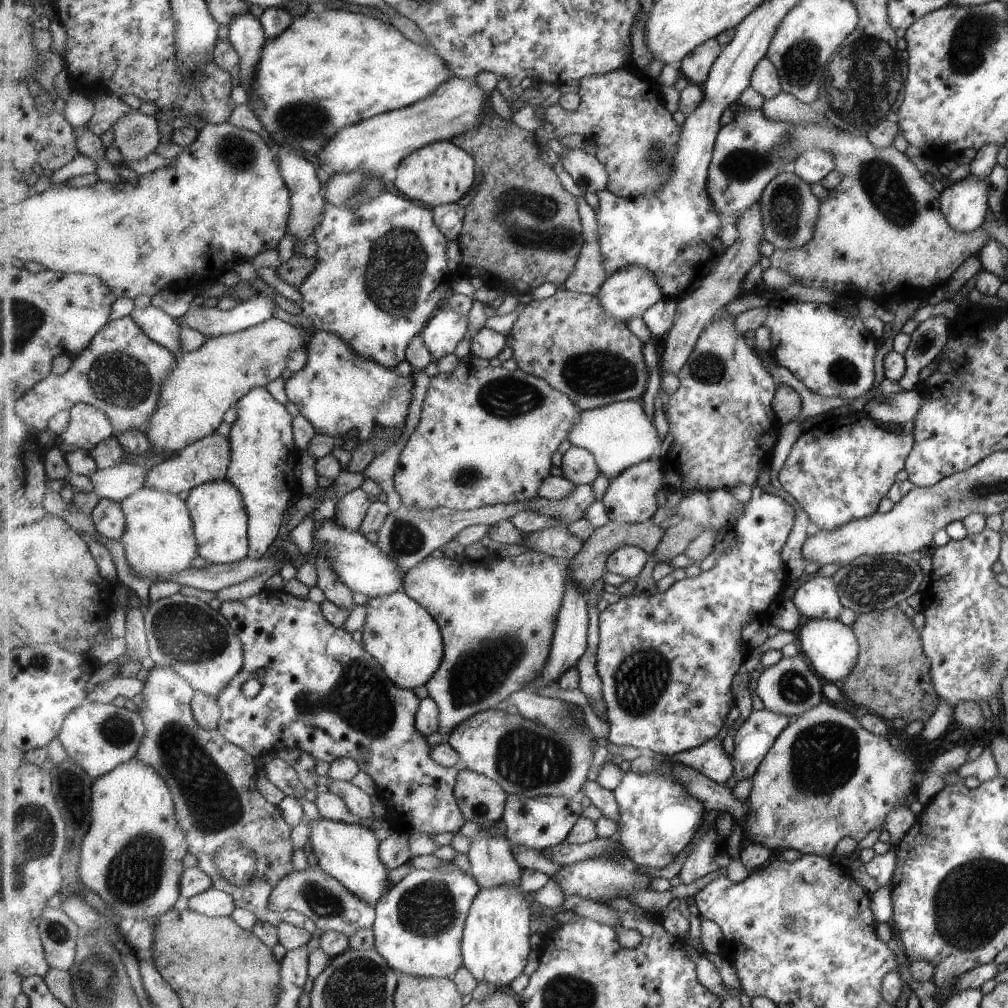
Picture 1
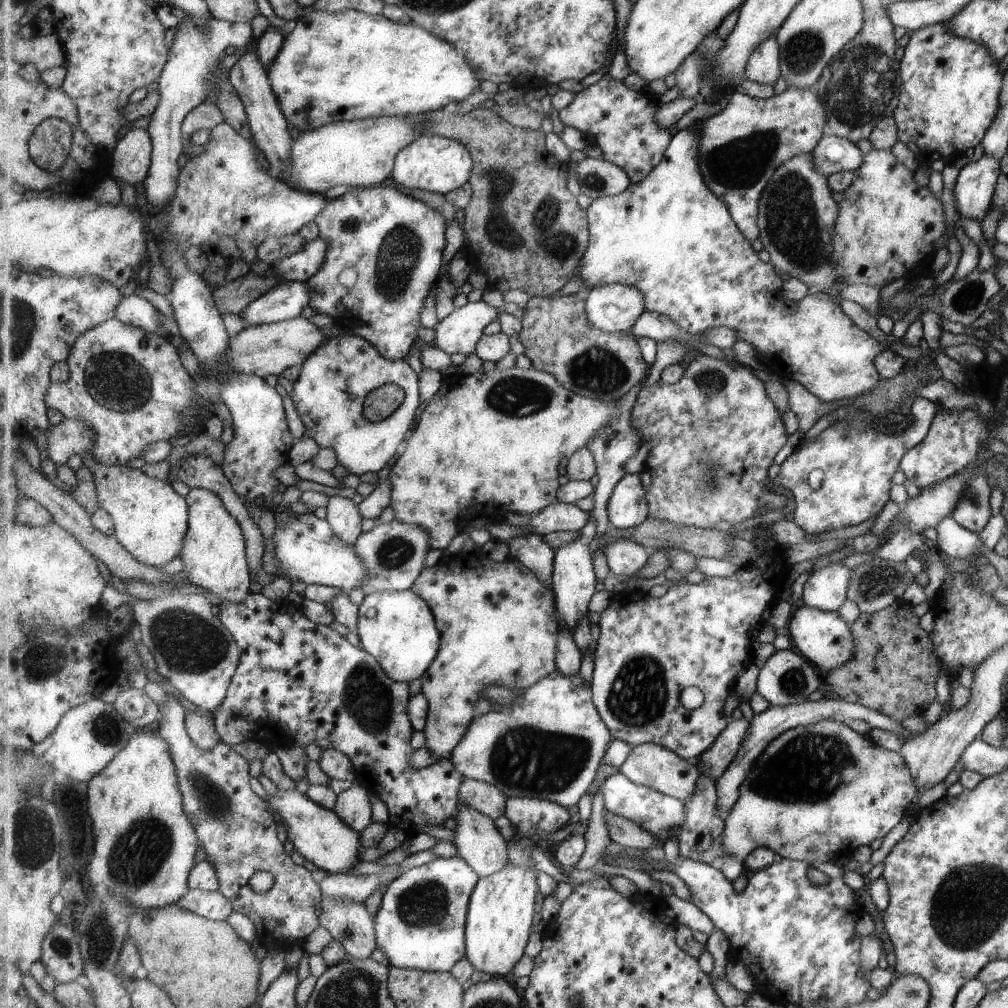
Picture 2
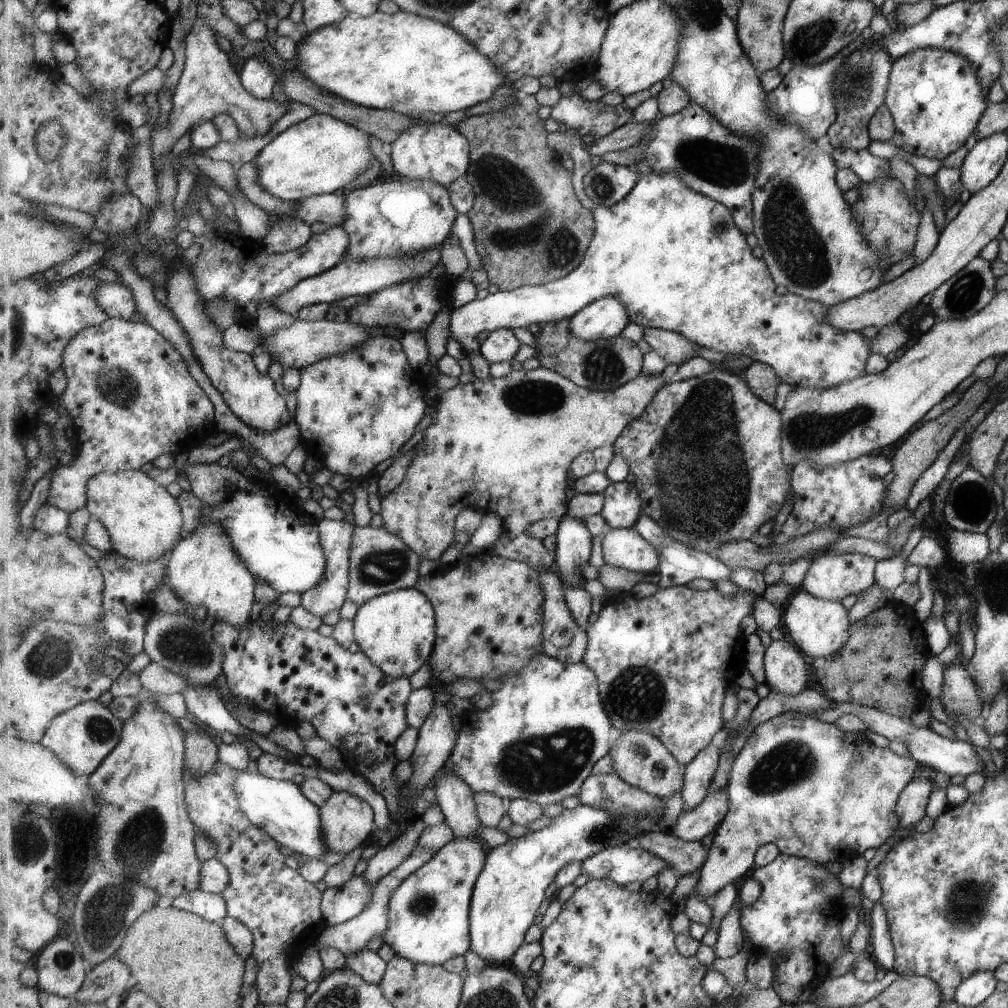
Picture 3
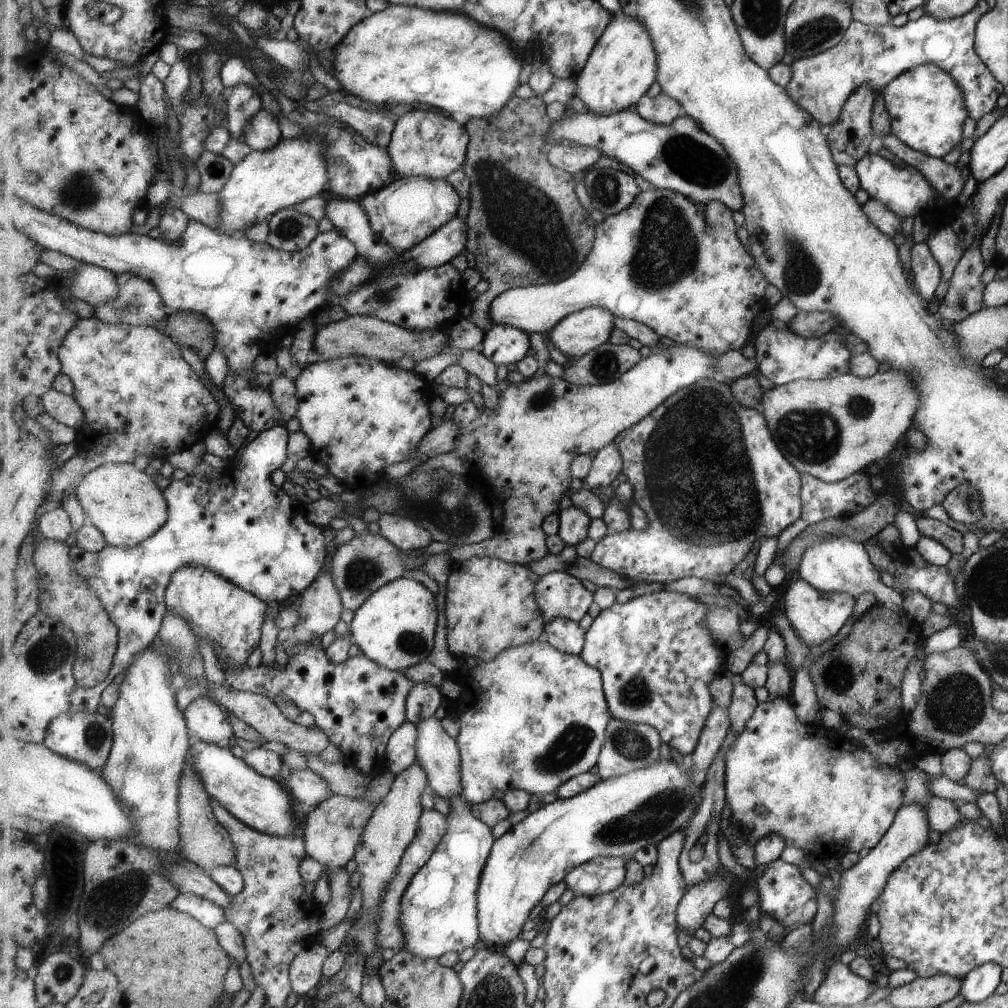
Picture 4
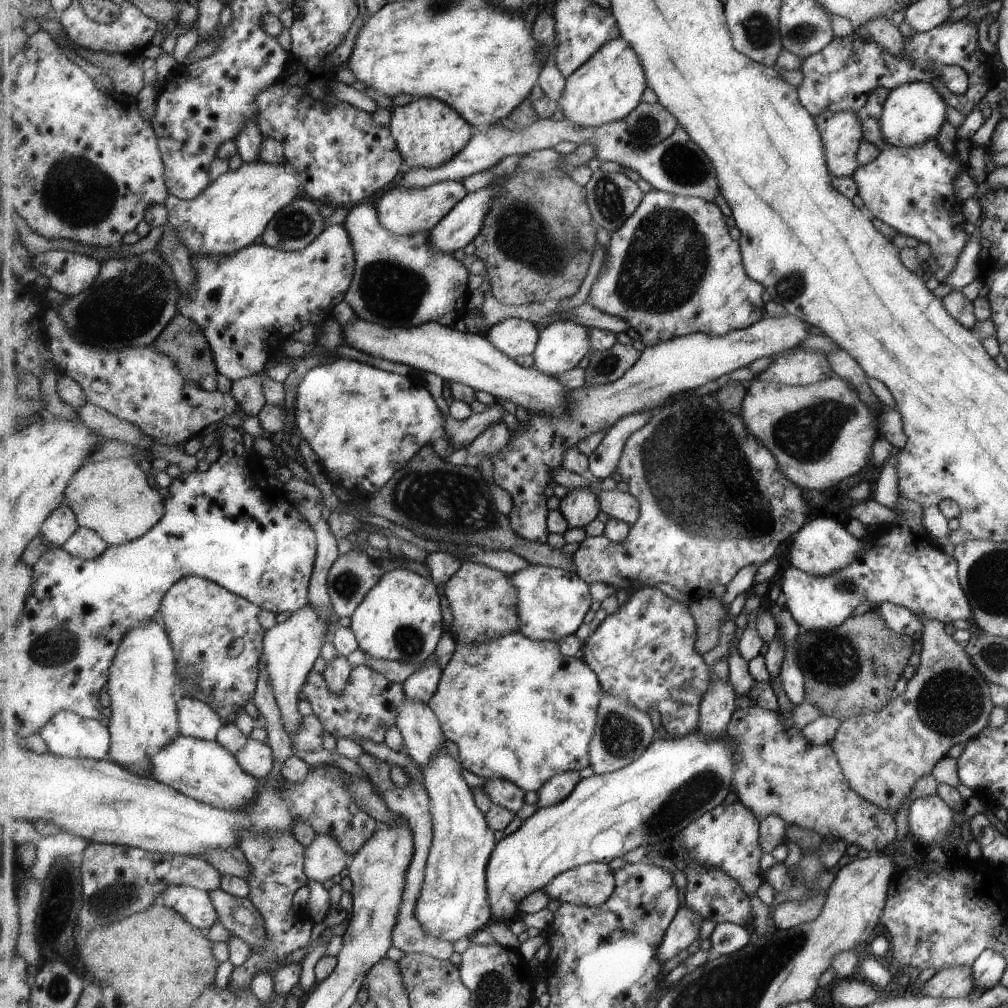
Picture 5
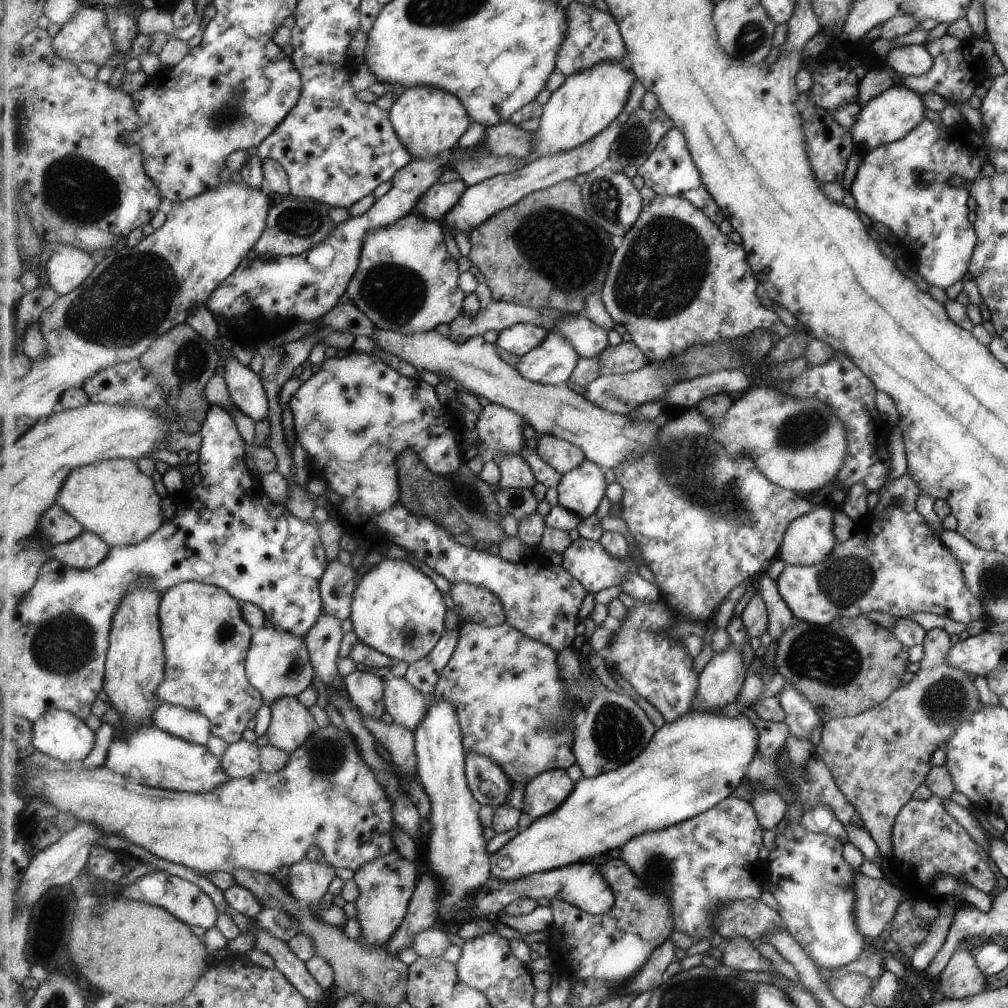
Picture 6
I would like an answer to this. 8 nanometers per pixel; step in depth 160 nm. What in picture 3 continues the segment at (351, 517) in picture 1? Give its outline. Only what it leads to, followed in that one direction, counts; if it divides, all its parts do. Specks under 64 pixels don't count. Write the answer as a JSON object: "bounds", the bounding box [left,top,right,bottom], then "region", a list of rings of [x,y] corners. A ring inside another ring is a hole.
{"bounds":[301,518,356,616],"region":[[[324,518],[321,524],[322,543],[328,556],[328,570],[325,578],[317,586],[306,590],[301,595],[301,605],[317,616],[323,616],[335,608],[341,608],[347,602],[350,591],[350,560],[353,544],[353,537],[356,526],[345,519],[332,520]]]}

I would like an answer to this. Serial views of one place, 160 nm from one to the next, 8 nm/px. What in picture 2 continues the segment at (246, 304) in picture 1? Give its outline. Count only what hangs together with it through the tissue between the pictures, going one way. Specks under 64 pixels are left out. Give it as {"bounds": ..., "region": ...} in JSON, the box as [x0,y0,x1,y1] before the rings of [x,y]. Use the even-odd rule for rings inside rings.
{"bounds":[239,281,312,327],"region":[[[287,281],[273,287],[269,292],[262,294],[239,314],[247,327],[259,326],[265,323],[276,323],[298,317],[305,306],[310,306],[312,290],[303,281]]]}

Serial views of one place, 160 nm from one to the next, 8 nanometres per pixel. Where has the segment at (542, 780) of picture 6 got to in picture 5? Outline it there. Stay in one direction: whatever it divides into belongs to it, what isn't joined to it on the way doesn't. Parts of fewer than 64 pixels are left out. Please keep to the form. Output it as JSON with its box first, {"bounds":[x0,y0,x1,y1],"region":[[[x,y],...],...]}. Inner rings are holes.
{"bounds":[537,771,581,808],"region":[[[567,771],[561,775],[557,774],[553,779],[549,779],[539,792],[537,792],[538,808],[563,802],[581,782],[580,771]]]}

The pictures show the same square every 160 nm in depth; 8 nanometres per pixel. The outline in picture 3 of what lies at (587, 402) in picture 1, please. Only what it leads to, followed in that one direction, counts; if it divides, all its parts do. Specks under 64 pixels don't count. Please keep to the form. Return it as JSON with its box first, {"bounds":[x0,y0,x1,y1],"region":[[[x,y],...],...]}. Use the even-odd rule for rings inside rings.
{"bounds":[534,317,645,391],"region":[[[567,317],[539,326],[534,346],[541,365],[562,374],[580,387],[594,391],[614,391],[642,373],[645,353],[638,343],[623,338],[623,335],[596,341],[580,339],[571,330],[569,320],[571,318]]]}

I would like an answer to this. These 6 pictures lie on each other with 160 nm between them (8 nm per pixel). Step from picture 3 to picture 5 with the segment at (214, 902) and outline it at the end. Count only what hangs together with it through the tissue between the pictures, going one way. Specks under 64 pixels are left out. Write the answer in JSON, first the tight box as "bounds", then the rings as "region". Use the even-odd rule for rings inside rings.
{"bounds":[160,887,220,930],"region":[[[170,887],[160,902],[183,913],[191,924],[203,930],[209,930],[220,920],[210,892],[195,887]]]}

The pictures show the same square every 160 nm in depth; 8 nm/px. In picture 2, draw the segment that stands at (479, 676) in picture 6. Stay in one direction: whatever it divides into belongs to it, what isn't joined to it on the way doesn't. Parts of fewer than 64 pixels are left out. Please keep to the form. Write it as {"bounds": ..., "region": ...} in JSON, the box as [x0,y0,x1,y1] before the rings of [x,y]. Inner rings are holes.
{"bounds":[449,670,613,808],"region":[[[555,670],[519,695],[513,705],[505,705],[499,712],[489,711],[475,717],[449,758],[464,778],[491,783],[509,799],[535,797],[571,808],[591,788],[607,752],[607,744],[613,738],[611,729],[595,704],[593,686],[587,686],[579,675],[569,676]]]}

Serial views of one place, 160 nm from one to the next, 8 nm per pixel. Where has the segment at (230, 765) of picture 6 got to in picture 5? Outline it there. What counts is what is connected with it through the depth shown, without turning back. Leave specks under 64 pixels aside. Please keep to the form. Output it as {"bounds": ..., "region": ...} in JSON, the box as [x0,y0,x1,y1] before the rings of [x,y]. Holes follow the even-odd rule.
{"bounds":[236,739,273,780],"region":[[[248,739],[236,752],[242,767],[260,780],[266,779],[273,770],[273,750],[267,742]]]}

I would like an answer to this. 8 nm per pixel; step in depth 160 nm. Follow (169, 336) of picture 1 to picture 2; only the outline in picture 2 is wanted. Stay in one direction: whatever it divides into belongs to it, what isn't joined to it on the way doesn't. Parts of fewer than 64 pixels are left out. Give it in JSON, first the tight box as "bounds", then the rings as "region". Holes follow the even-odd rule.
{"bounds":[115,294,162,333],"region":[[[132,294],[118,304],[115,318],[146,331],[159,333],[162,313],[149,300]]]}

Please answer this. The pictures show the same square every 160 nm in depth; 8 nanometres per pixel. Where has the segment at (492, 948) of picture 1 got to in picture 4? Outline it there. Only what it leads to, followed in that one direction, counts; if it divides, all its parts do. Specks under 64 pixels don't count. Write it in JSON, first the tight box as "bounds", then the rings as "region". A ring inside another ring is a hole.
{"bounds":[478,760,705,946],"region":[[[659,760],[644,769],[634,770],[620,777],[603,779],[593,788],[573,798],[557,798],[552,803],[542,805],[539,810],[500,836],[495,841],[490,859],[483,869],[478,888],[481,940],[493,946],[505,946],[513,942],[521,934],[523,924],[533,918],[550,888],[559,884],[583,863],[595,857],[631,858],[639,848],[649,844],[657,846],[663,839],[674,836],[674,832],[687,826],[691,816],[693,818],[697,814],[705,784],[693,783],[693,770],[688,762],[687,769],[689,772],[685,772],[673,760]]]}

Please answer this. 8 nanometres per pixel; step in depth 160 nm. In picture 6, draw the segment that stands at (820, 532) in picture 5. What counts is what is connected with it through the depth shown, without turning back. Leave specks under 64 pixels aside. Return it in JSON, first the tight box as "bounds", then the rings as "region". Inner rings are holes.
{"bounds":[779,506,836,565],"region":[[[818,506],[809,515],[802,516],[790,524],[779,558],[786,565],[821,563],[834,552],[836,545],[831,512]]]}

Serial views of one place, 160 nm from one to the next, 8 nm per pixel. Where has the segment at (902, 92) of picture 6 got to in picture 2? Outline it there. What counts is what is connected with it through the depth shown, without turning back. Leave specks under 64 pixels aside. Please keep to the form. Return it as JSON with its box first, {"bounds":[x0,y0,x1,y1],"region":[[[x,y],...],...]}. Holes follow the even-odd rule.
{"bounds":[892,22,1005,167],"region":[[[943,22],[912,30],[900,60],[900,91],[892,117],[896,122],[897,140],[913,152],[918,166],[928,167],[937,158],[946,159],[981,142],[999,111],[1005,72],[999,70],[998,63],[987,47],[952,33]]]}

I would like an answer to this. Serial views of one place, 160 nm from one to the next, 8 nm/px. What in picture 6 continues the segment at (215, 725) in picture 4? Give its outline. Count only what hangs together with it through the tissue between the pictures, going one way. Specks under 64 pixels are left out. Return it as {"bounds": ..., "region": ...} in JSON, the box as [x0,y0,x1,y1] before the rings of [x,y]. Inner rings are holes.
{"bounds":[154,703,212,745],"region":[[[171,703],[159,704],[154,712],[154,726],[200,745],[207,744],[212,735],[205,715]]]}

